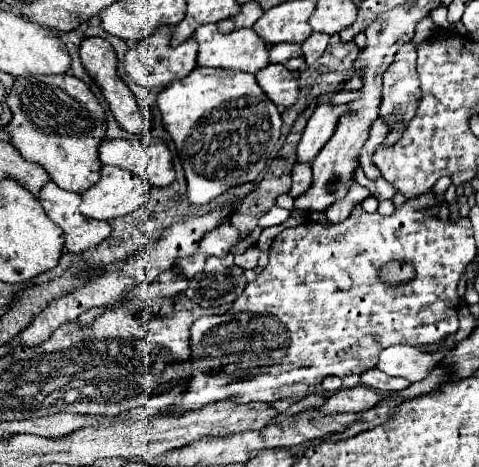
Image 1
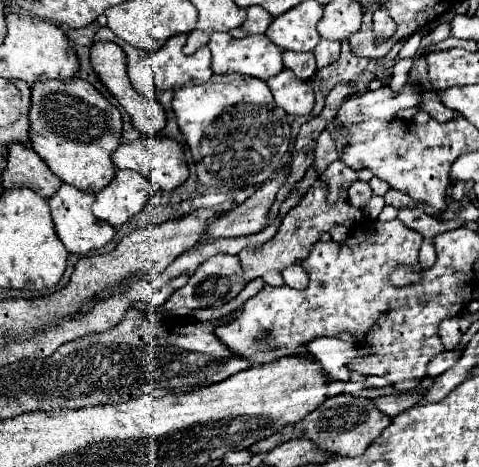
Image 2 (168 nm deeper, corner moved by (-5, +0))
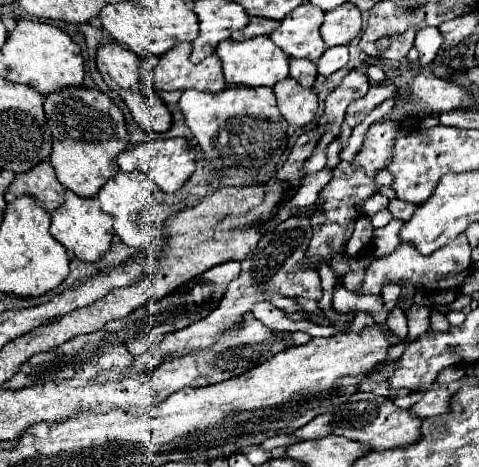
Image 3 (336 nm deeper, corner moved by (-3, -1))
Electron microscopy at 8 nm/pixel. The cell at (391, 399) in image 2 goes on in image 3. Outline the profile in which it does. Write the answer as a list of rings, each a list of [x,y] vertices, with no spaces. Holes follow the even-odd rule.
[[[427,390],[423,400],[417,402],[411,410],[421,416],[421,418],[429,418],[429,416],[439,416],[445,414],[449,410],[449,402],[451,402],[451,392],[449,390]]]

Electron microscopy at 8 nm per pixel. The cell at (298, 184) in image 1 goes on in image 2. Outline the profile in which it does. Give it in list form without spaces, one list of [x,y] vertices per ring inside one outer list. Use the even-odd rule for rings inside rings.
[[[327,129],[319,135],[317,145],[315,145],[315,153],[313,153],[313,169],[317,173],[323,173],[333,161],[337,161],[337,153],[335,153],[335,141],[331,141],[331,135],[327,133]]]

